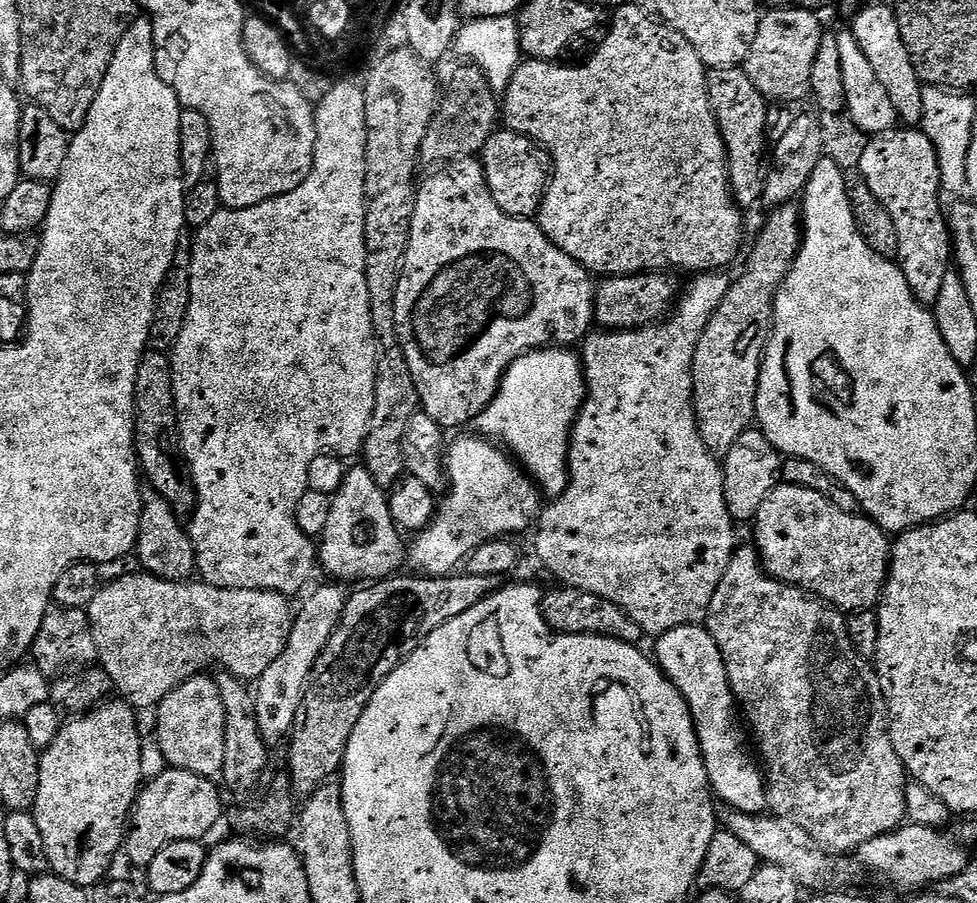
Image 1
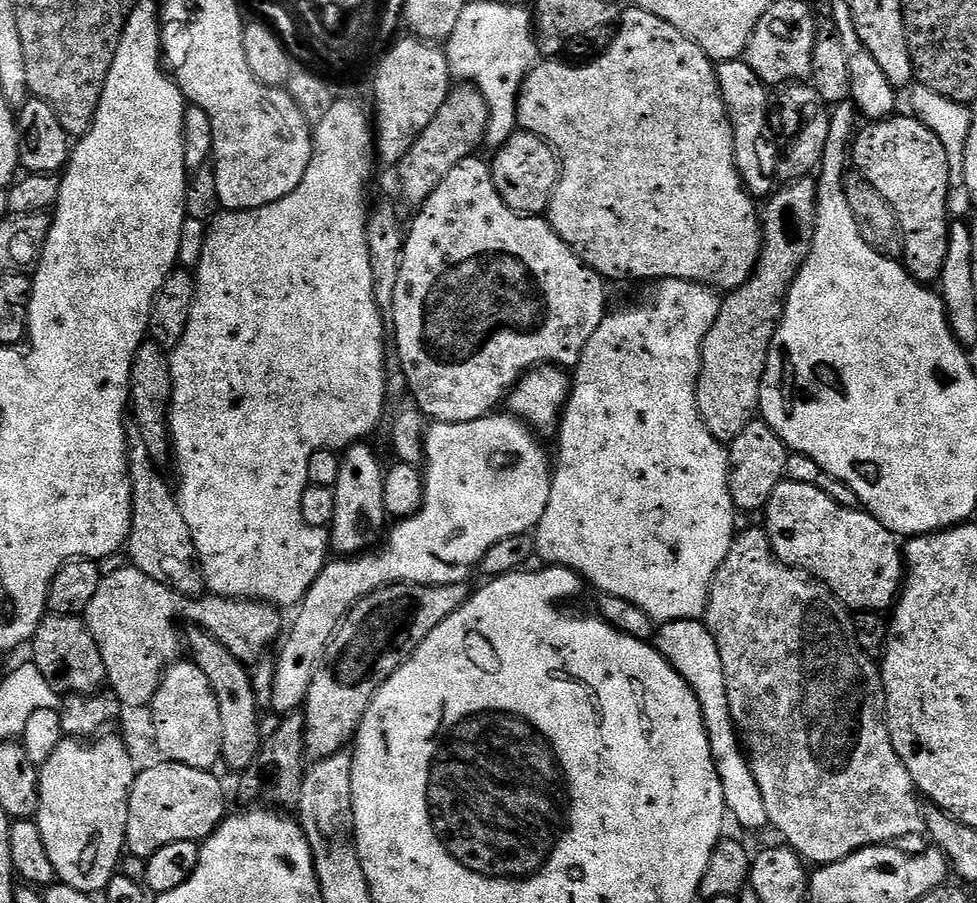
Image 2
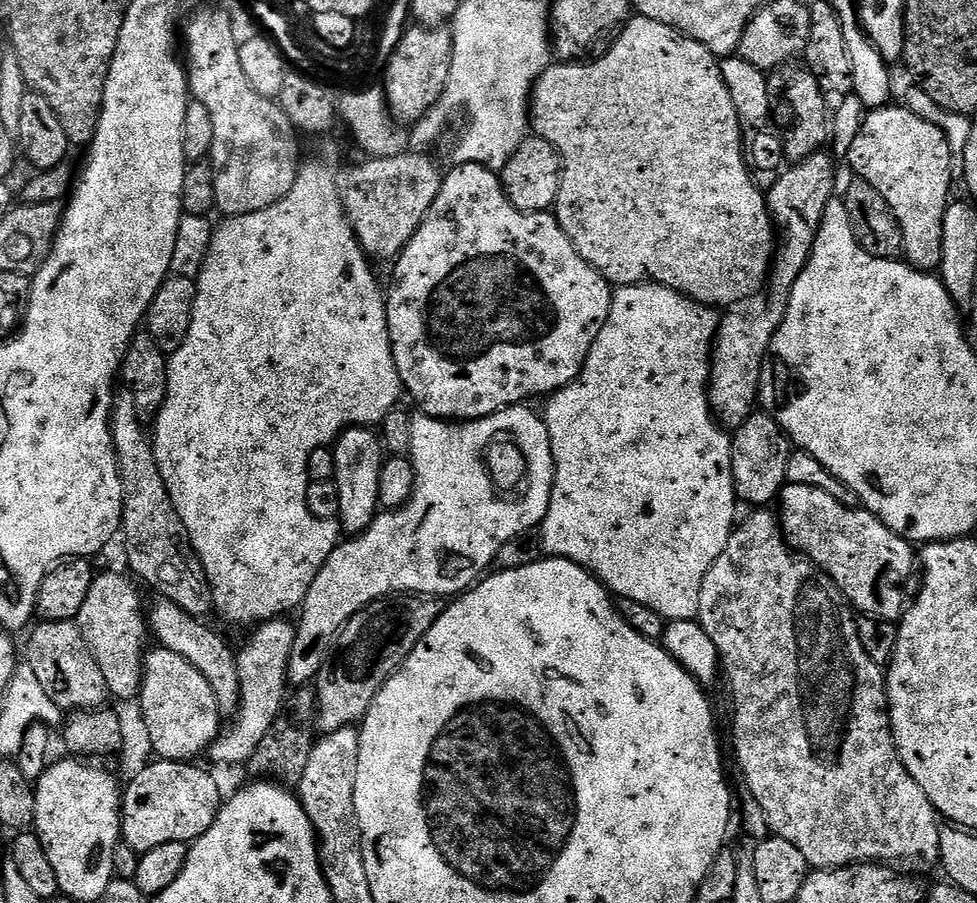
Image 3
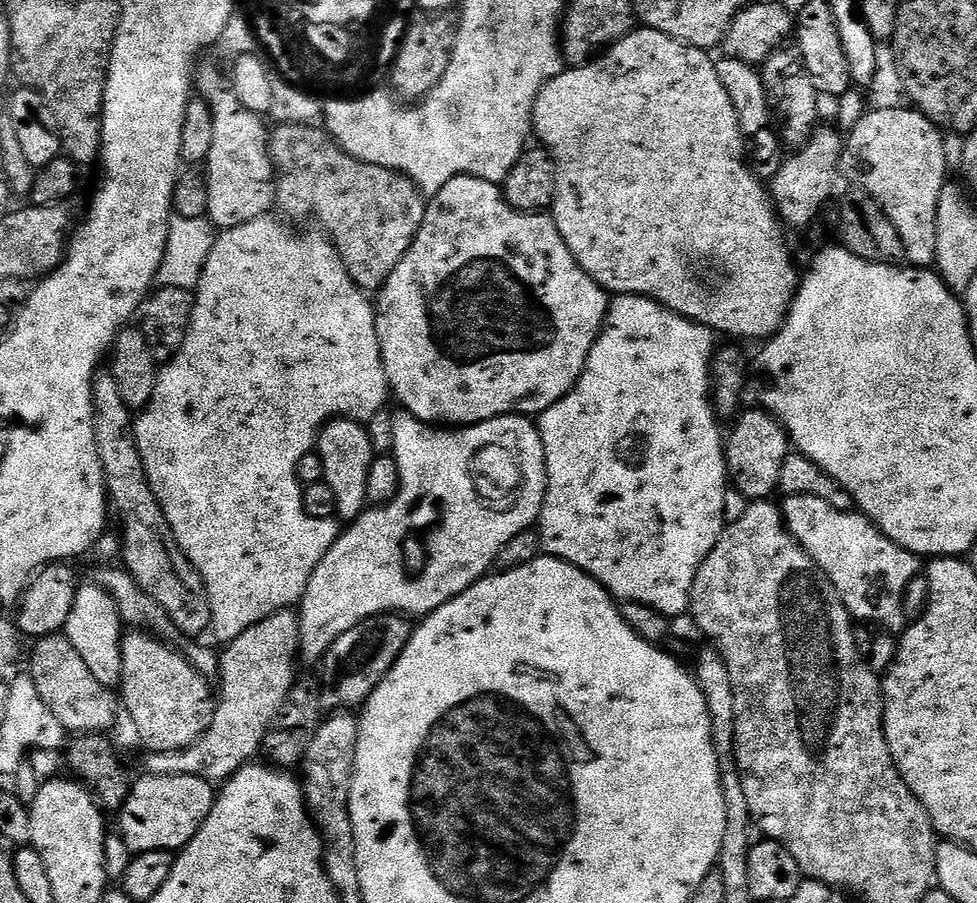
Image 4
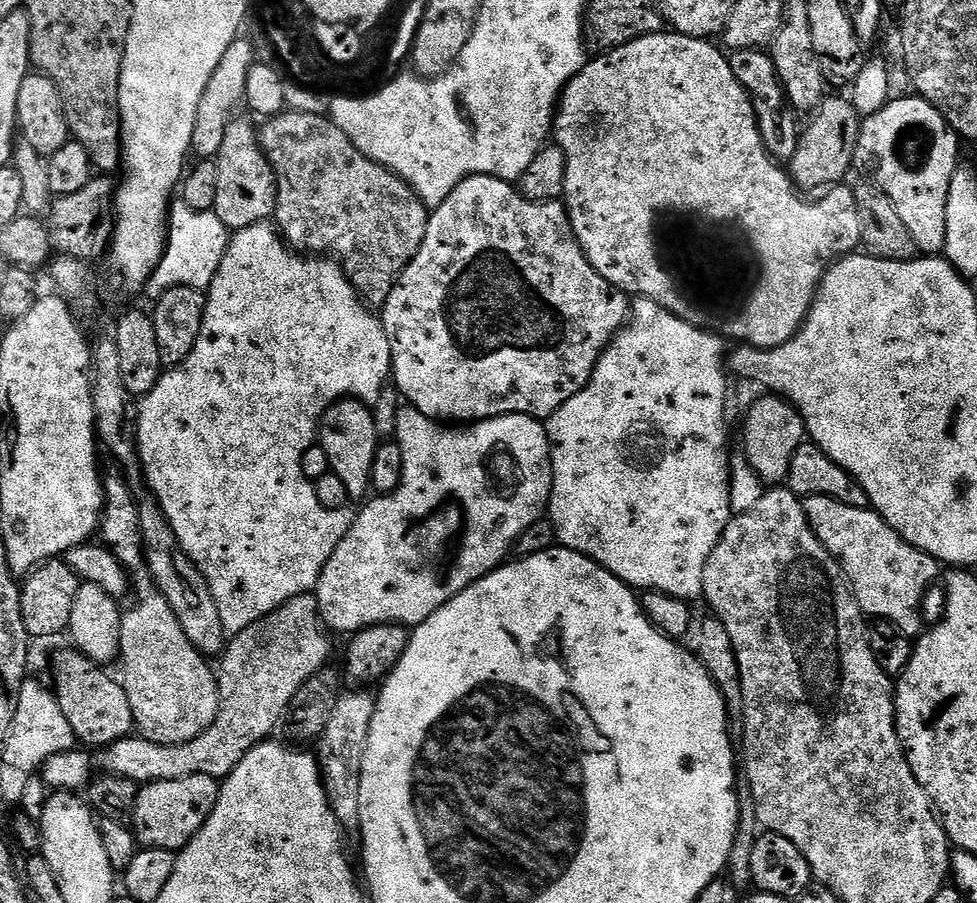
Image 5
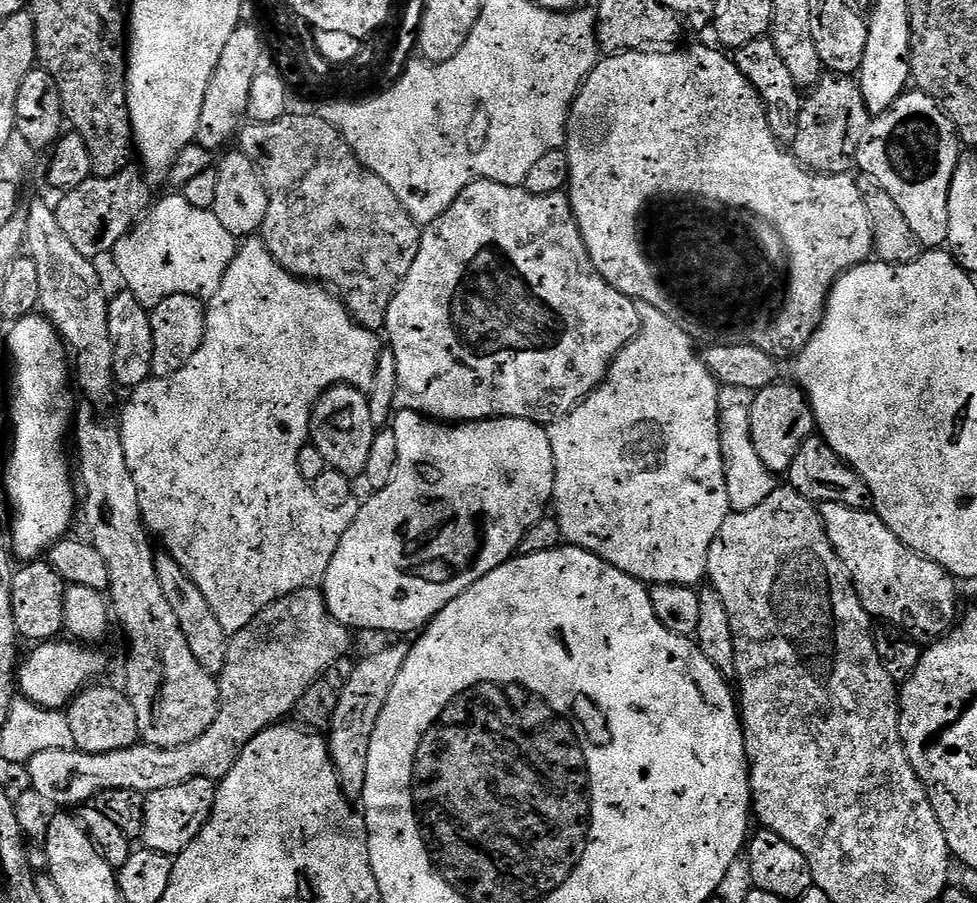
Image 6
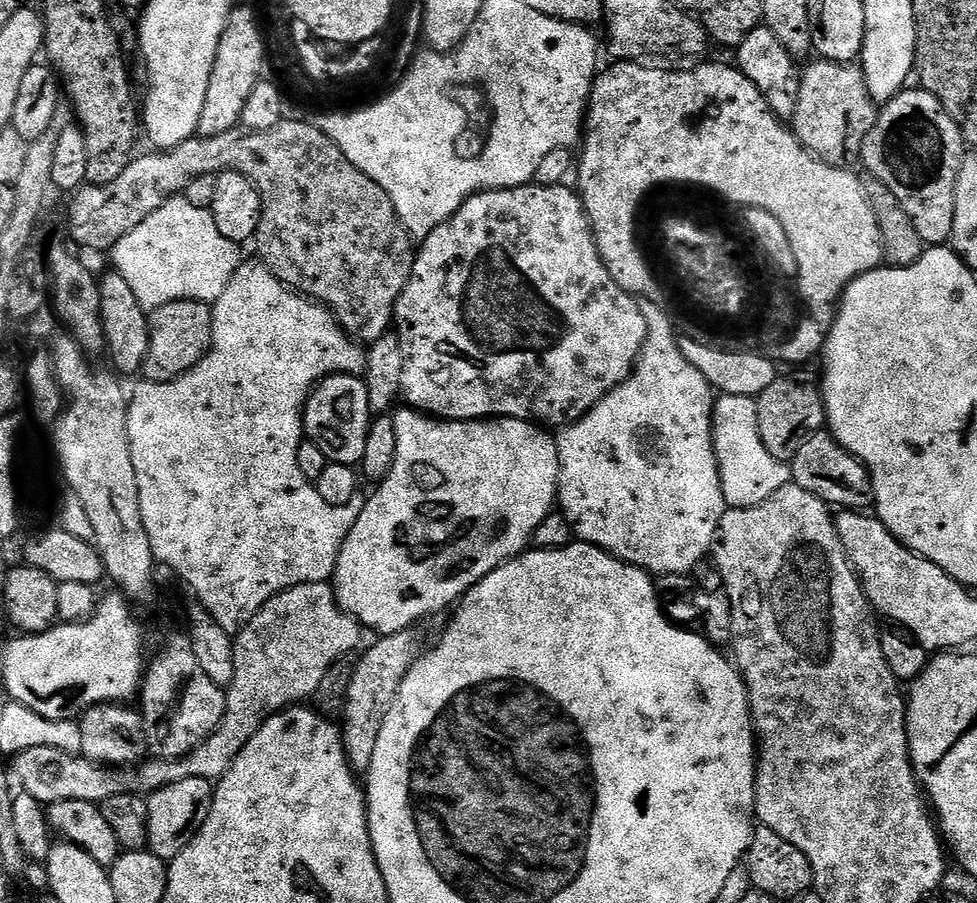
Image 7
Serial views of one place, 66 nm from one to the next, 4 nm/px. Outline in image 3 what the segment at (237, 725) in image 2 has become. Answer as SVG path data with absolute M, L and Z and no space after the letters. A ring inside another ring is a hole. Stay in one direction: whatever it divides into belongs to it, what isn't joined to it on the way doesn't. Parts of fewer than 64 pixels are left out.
M156 598L156 601L150 604L146 619L151 635L160 639L157 640L159 647L186 658L186 662L190 662L190 666L194 666L194 670L198 670L198 674L202 674L202 678L210 682L210 690L214 690L221 717L235 717L236 711L240 709L240 679L234 648L232 652L231 646L210 625L204 624L208 622L186 614L182 606L174 606L174 602L163 598Z

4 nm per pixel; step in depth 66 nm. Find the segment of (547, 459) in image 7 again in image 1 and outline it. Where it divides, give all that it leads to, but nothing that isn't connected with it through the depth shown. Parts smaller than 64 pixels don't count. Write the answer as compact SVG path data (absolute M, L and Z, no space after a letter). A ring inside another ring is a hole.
M479 434L471 435L447 445L446 476L448 472L452 489L445 500L439 501L431 525L413 539L412 564L417 573L453 575L482 541L508 538L516 534L512 532L527 528L529 531L541 511L541 493L523 467L503 447ZM327 583L305 598L304 605L298 608L292 621L286 650L282 650L282 654L278 654L278 658L274 658L274 663L266 669L266 674L262 674L260 679L255 681L258 730L270 746L280 743L283 745L291 737L294 718L298 714L298 706L302 706L310 674L322 650L326 650L334 630L340 624L340 616L344 613L344 603L348 601L349 593L343 592L339 583Z

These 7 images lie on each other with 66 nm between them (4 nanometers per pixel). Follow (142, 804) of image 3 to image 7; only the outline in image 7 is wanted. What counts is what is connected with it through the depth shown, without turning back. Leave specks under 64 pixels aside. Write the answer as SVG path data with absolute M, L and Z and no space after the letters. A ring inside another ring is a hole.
M186 778L182 782L174 782L162 790L151 793L148 802L148 846L147 851L153 852L160 860L171 862L195 836L212 809L214 795L213 781L202 778Z

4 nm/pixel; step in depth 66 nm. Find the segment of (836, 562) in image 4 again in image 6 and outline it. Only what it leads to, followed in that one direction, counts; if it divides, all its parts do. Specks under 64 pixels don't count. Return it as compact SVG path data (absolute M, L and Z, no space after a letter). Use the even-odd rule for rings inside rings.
M838 502L821 504L819 509L830 546L834 546L838 558L844 563L869 616L895 624L912 639L921 642L935 642L952 631L958 620L958 584L941 564L907 548L875 511L838 506Z

